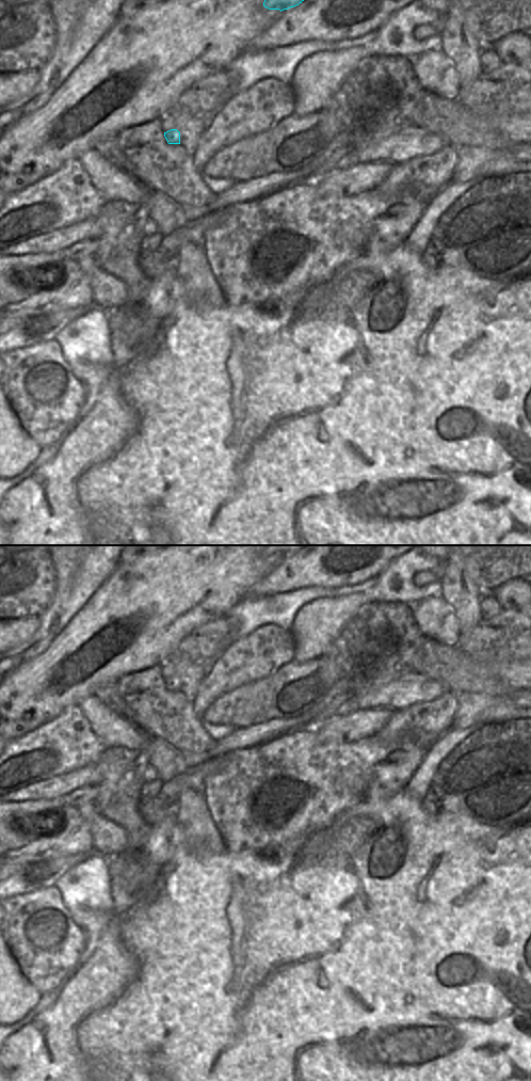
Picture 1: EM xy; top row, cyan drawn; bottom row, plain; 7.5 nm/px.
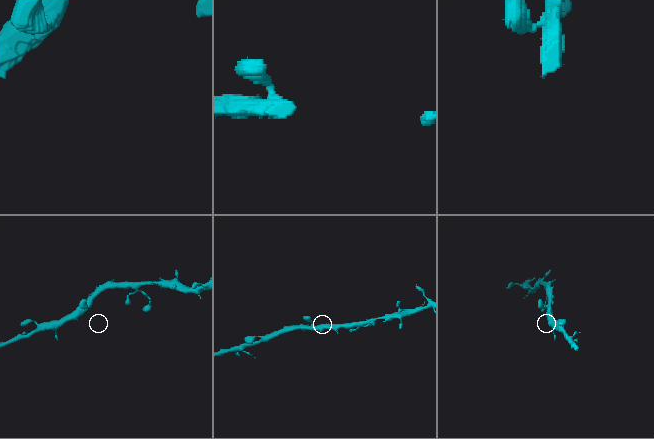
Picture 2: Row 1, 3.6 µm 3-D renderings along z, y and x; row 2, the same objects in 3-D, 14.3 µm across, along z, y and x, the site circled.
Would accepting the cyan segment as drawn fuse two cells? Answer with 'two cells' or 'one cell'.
one cell

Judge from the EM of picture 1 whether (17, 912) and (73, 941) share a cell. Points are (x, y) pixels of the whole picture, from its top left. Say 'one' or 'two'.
one

